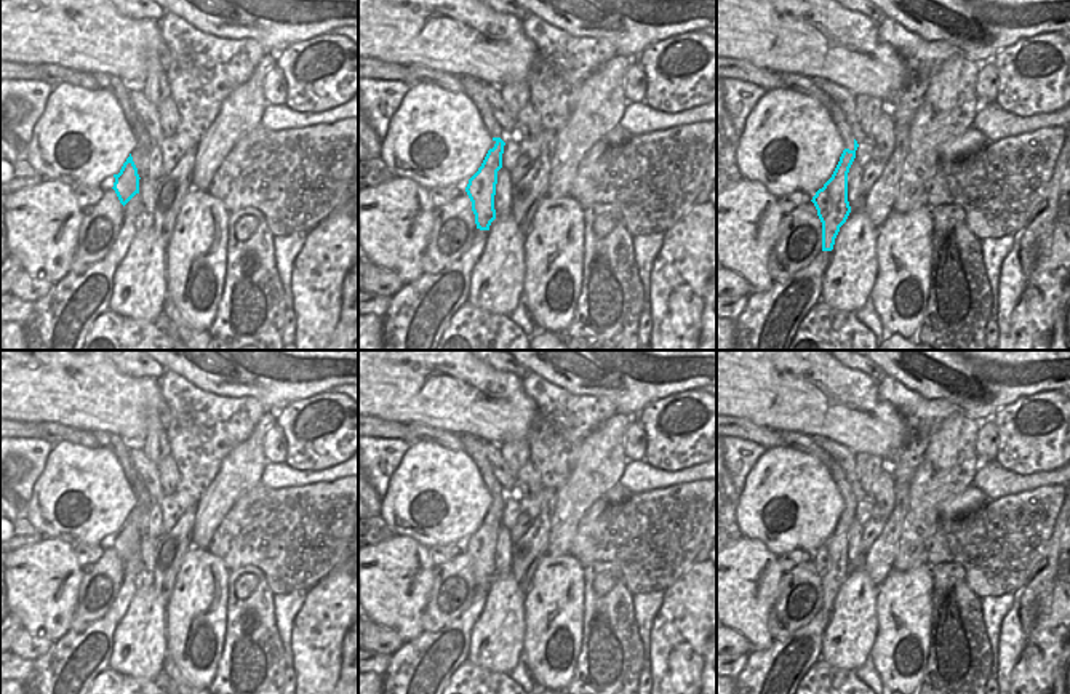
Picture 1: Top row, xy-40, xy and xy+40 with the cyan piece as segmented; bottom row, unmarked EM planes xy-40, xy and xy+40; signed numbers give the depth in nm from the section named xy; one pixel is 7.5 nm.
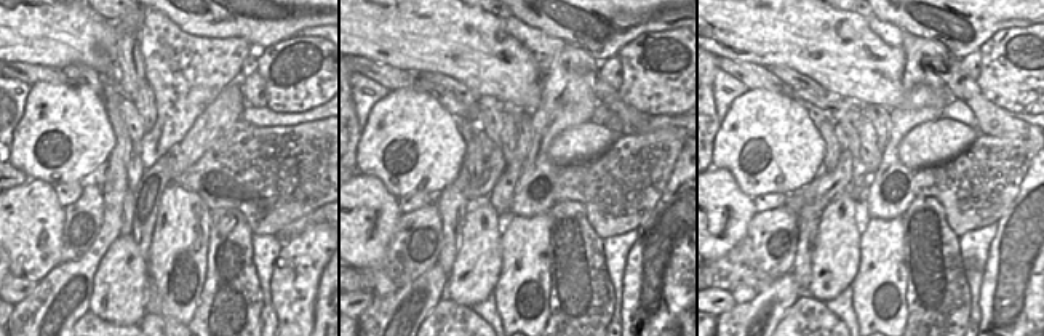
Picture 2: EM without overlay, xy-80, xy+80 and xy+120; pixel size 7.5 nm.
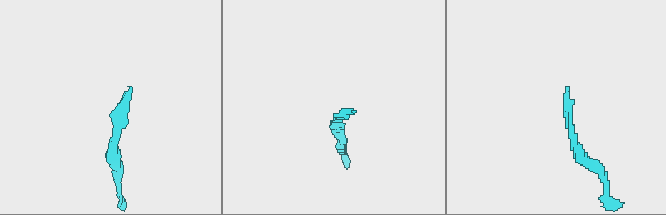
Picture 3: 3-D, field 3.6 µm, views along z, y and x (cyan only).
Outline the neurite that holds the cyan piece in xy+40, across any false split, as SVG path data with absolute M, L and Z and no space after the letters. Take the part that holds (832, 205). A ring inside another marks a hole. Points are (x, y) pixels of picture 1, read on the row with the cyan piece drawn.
M854 139L854 149L844 149L832 177L812 197L817 216L822 222L822 251L832 251L840 227L846 222L851 206L848 201L848 173L856 158L859 144Z

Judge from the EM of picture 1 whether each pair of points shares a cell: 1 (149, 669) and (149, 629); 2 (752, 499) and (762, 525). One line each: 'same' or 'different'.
1: same
2: same

